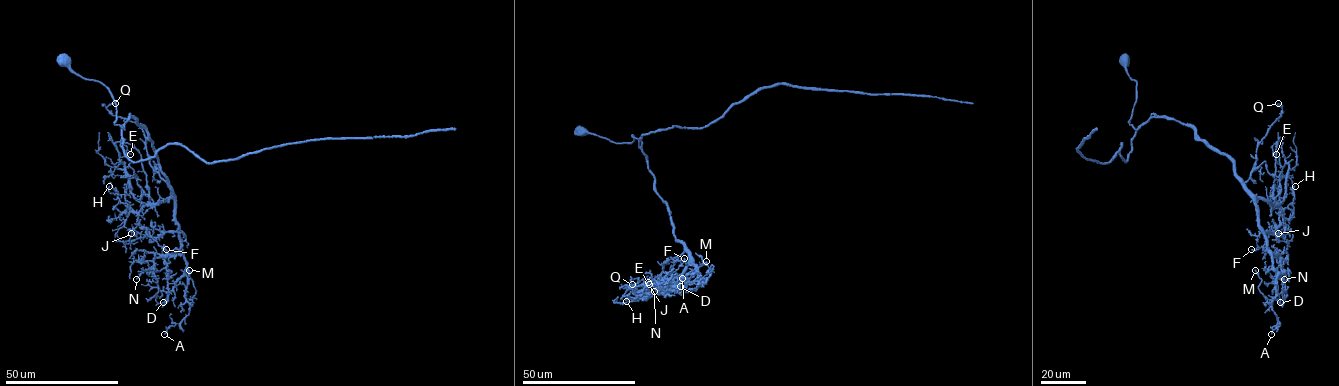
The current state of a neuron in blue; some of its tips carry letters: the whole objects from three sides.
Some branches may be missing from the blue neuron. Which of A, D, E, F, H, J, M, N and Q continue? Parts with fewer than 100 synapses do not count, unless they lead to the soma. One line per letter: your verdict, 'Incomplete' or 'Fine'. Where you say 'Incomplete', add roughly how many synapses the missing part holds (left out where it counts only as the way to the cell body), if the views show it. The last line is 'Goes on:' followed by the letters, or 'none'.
A: Fine
D: Fine
E: Fine
F: Fine
H: Fine
J: Fine
M: Fine
N: Fine
Q: Fine
Goes on: none

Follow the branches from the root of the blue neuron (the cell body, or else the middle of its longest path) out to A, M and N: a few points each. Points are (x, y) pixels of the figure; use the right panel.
A: (1124, 61), (1136, 82), (1130, 124), (1137, 129), (1153, 117), (1175, 119), (1233, 163), (1278, 275), (1271, 334)
M: (1124, 61), (1136, 82), (1130, 124), (1175, 119), (1233, 163), (1278, 275), (1270, 303), (1255, 270)
N: (1124, 61), (1136, 82), (1129, 124), (1175, 119), (1227, 156), (1284, 279)

